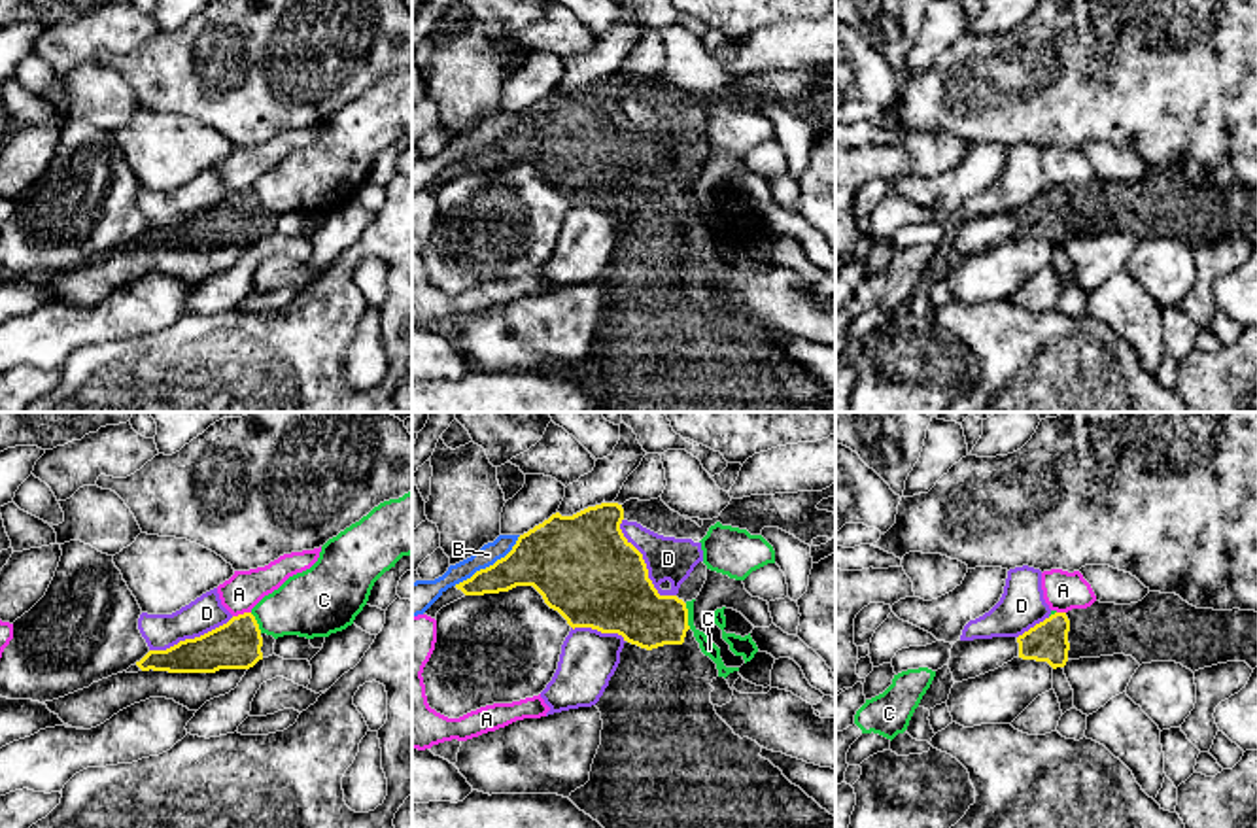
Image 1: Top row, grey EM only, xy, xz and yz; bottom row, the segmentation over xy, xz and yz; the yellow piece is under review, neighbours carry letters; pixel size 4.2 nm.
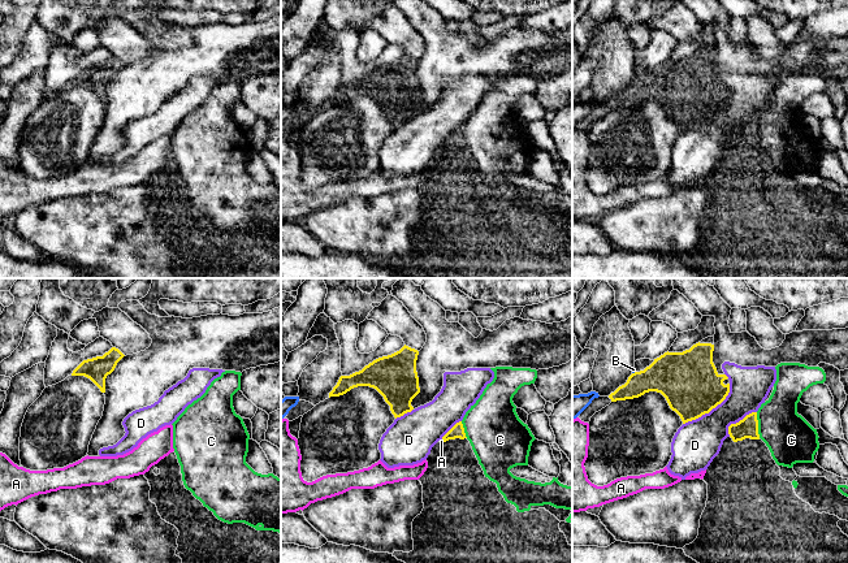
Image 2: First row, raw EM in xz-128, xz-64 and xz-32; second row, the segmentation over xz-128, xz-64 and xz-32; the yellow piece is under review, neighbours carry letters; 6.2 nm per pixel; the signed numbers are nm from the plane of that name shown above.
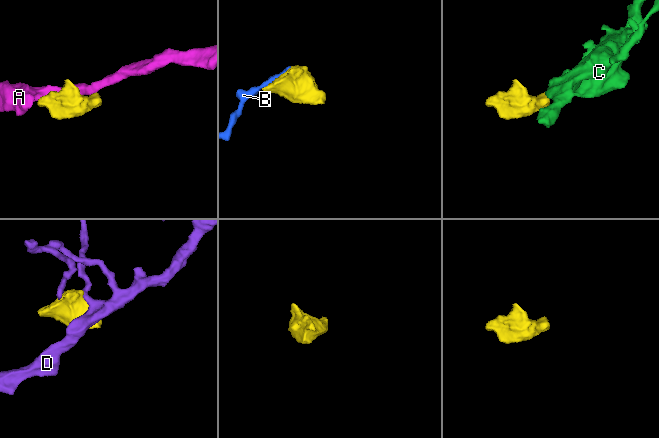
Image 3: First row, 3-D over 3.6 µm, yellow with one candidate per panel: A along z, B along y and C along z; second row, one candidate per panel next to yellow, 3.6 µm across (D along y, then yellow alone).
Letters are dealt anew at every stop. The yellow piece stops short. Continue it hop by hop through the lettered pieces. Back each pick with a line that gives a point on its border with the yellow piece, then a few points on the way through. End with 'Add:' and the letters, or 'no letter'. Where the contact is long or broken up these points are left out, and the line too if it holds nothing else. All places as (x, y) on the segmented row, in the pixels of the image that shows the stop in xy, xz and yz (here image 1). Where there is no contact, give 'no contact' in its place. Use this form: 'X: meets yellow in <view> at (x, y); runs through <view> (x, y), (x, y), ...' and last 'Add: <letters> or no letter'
B: meets yellow in xz at (490, 566)
Add: B

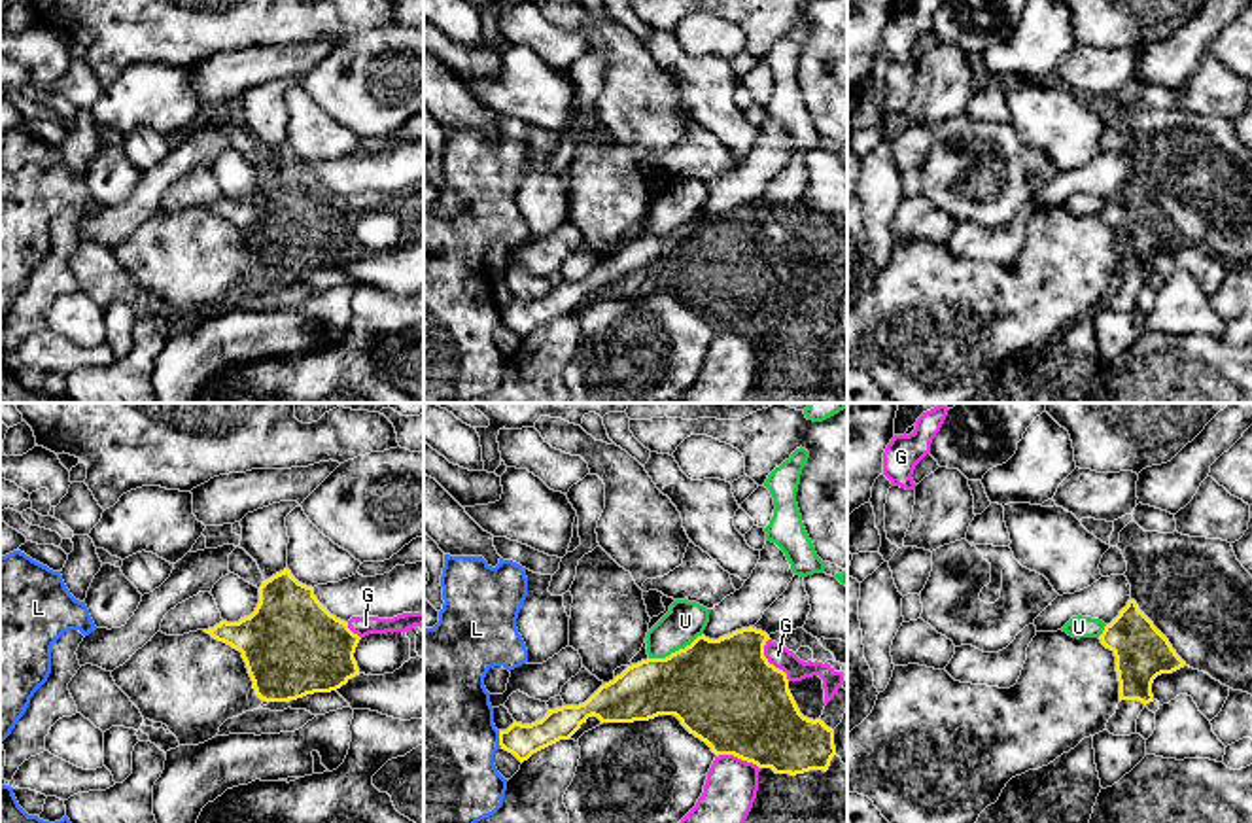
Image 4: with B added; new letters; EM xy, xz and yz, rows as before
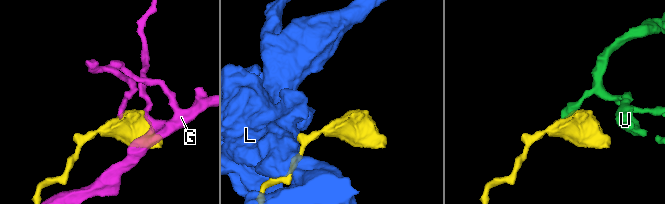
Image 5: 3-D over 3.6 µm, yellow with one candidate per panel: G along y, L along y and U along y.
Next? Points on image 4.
Add: no letter

